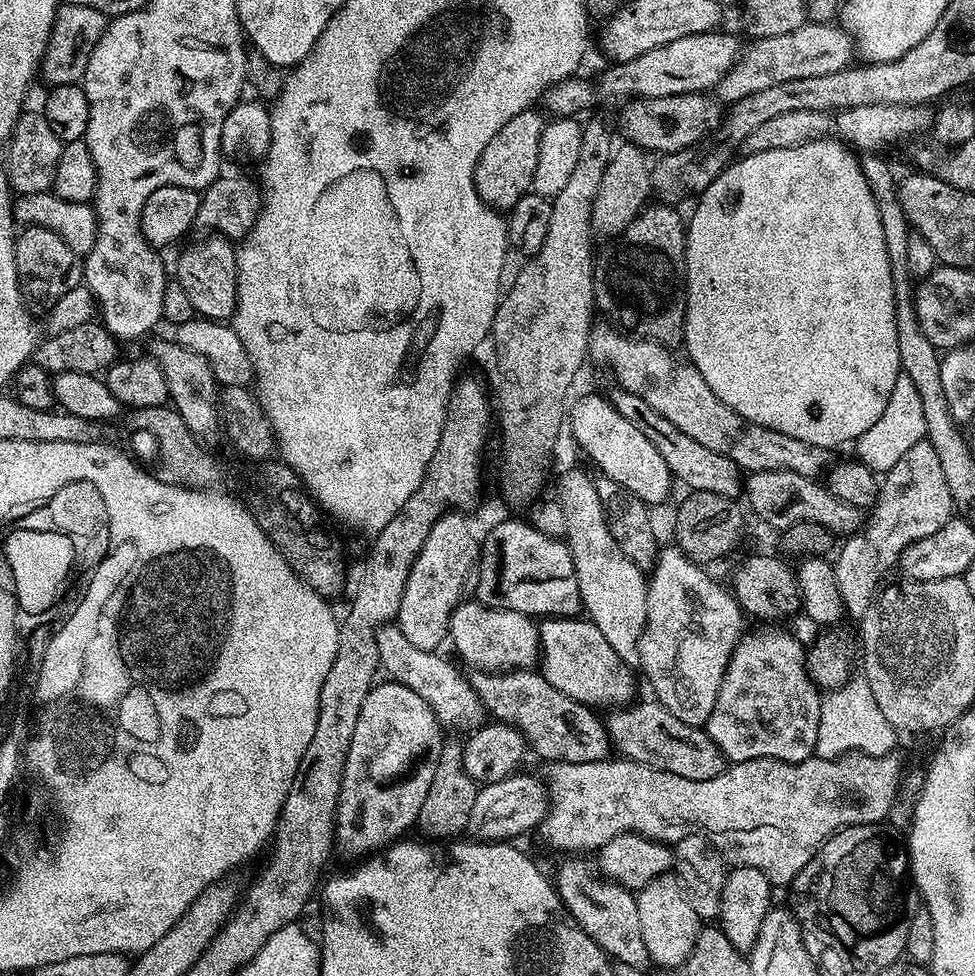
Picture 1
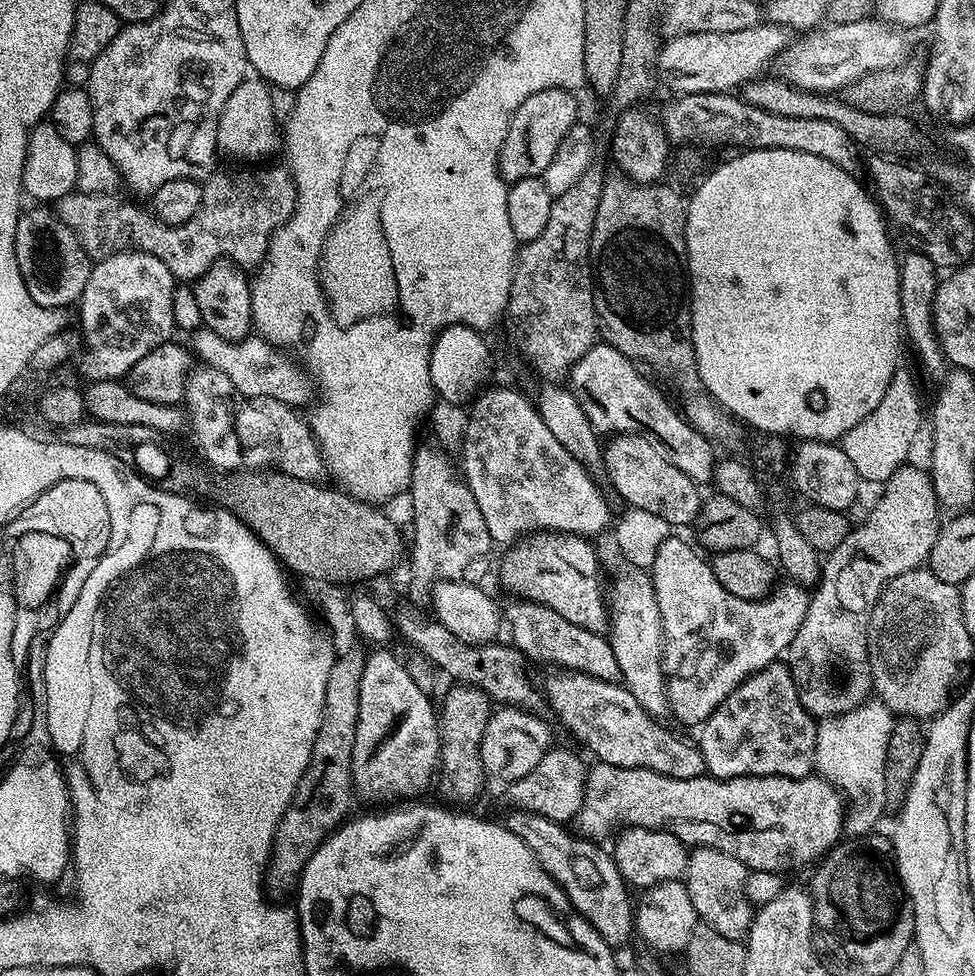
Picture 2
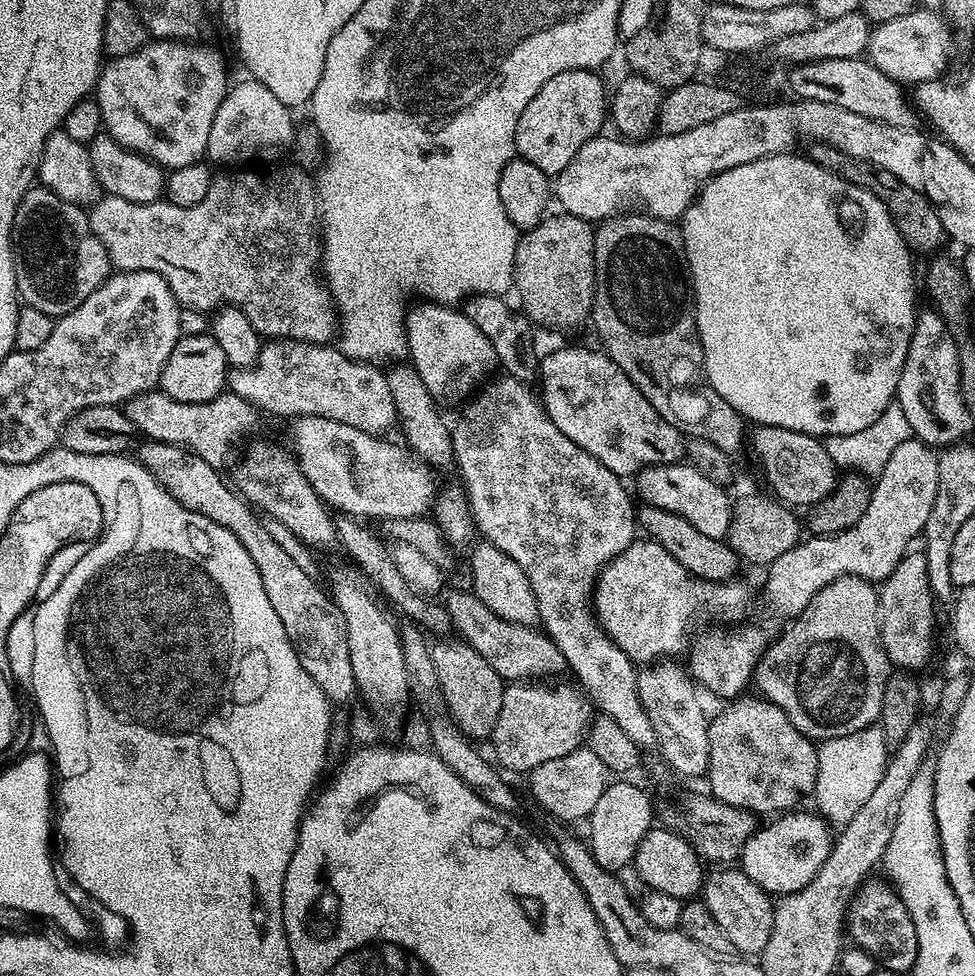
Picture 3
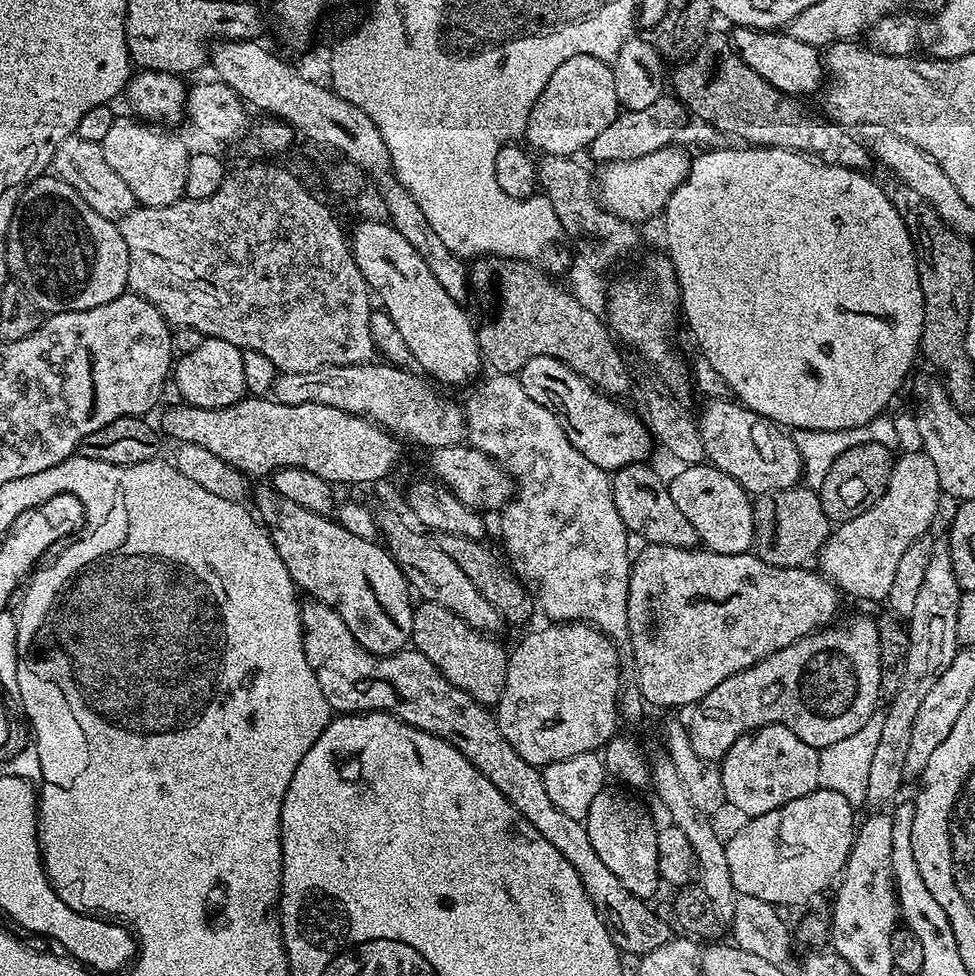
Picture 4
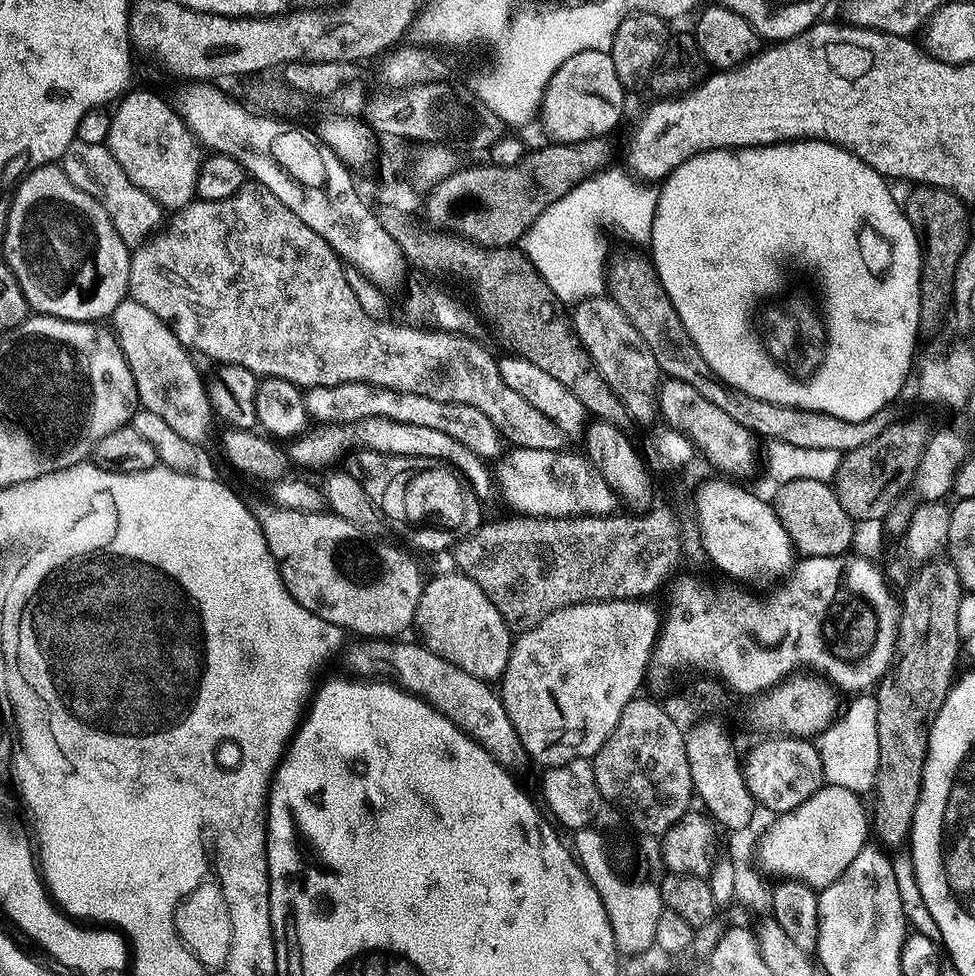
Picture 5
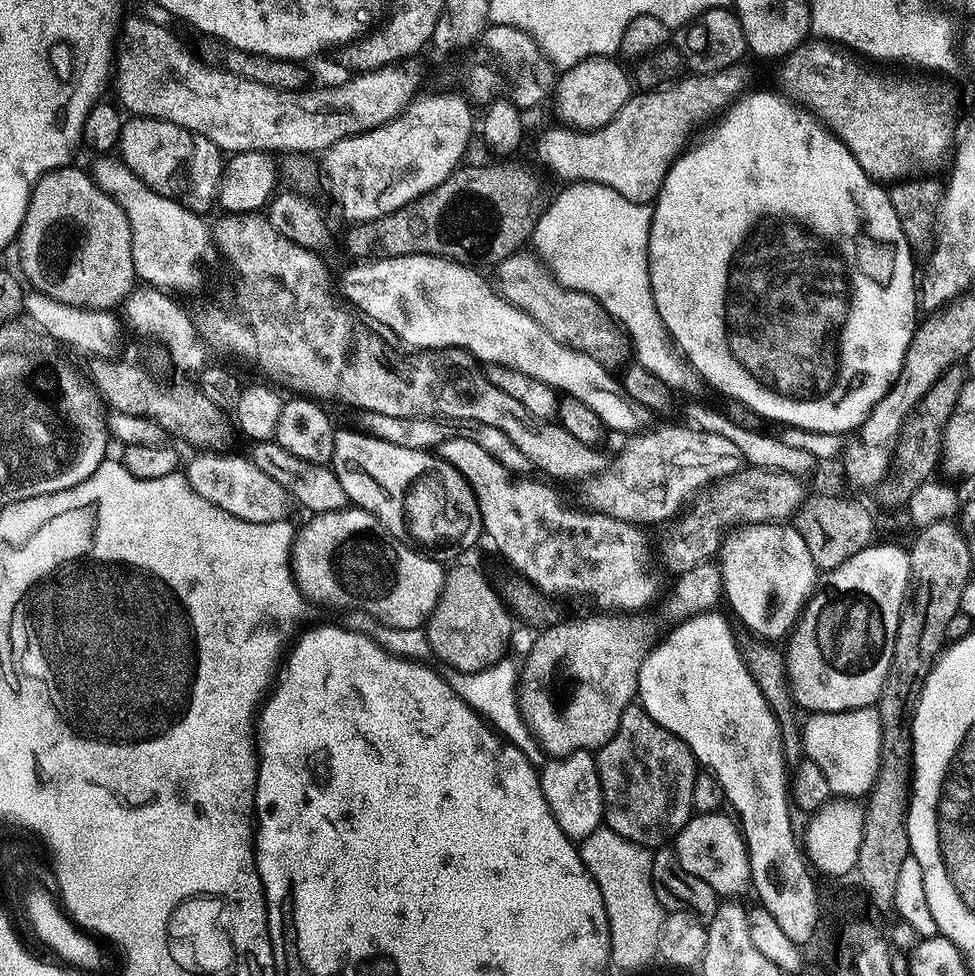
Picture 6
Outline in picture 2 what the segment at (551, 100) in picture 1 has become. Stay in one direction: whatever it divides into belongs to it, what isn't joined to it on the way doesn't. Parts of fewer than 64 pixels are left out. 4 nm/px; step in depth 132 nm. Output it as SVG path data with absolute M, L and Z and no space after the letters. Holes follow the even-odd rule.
M761 22L750 26L750 30L734 30L730 34L682 34L663 41L660 54L656 57L656 75L677 93L685 92L732 92L765 75L768 67L777 63L778 57L790 43L789 29Z

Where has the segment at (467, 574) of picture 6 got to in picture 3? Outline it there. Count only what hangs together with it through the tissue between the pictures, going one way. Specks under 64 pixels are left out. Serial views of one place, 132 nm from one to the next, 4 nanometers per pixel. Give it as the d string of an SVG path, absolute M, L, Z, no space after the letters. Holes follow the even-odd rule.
M440 638L431 645L434 658L434 670L438 674L438 686L444 695L448 707L448 715L462 730L462 734L473 742L487 741L494 730L494 722L498 722L498 713L502 711L502 694L506 682L478 654L478 650L471 648L459 638Z

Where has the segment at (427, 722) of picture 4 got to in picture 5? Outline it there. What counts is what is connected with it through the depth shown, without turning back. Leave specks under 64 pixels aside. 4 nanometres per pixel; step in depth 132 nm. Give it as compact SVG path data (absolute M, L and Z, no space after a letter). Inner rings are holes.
M372 638L352 645L344 656L345 664L362 678L393 680L405 692L427 702L447 720L454 722L472 740L509 771L522 769L528 755L506 714L499 693L485 680L474 678L454 663L438 657L423 644L392 638Z

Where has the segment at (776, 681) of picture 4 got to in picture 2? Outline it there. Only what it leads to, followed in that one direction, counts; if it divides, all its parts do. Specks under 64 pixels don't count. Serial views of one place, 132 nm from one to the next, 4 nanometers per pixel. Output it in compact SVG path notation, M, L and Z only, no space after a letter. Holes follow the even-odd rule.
M905 462L901 464L898 470L894 470L894 474L890 474L890 478L884 481L880 497L876 500L876 505L868 512L868 517L861 522L860 525L853 527L846 538L842 538L842 542L838 542L838 546L832 552L827 553L823 557L822 567L820 570L820 582L815 585L814 591L811 593L808 606L806 608L806 618L802 618L802 626L798 626L798 634L794 634L794 638L790 642L786 653L786 663L798 690L798 698L811 716L814 718L823 718L826 716L840 716L843 712L849 712L851 708L861 704L864 700L869 699L872 692L872 679L868 670L868 614L871 612L874 602L880 597L880 590L888 583L889 580L896 576L906 574L910 570L921 567L928 559L928 552L934 546L936 534L940 531L942 509L940 503L936 501L934 494L934 486L932 485L932 477L927 471L924 472L920 468L911 468L911 463Z

